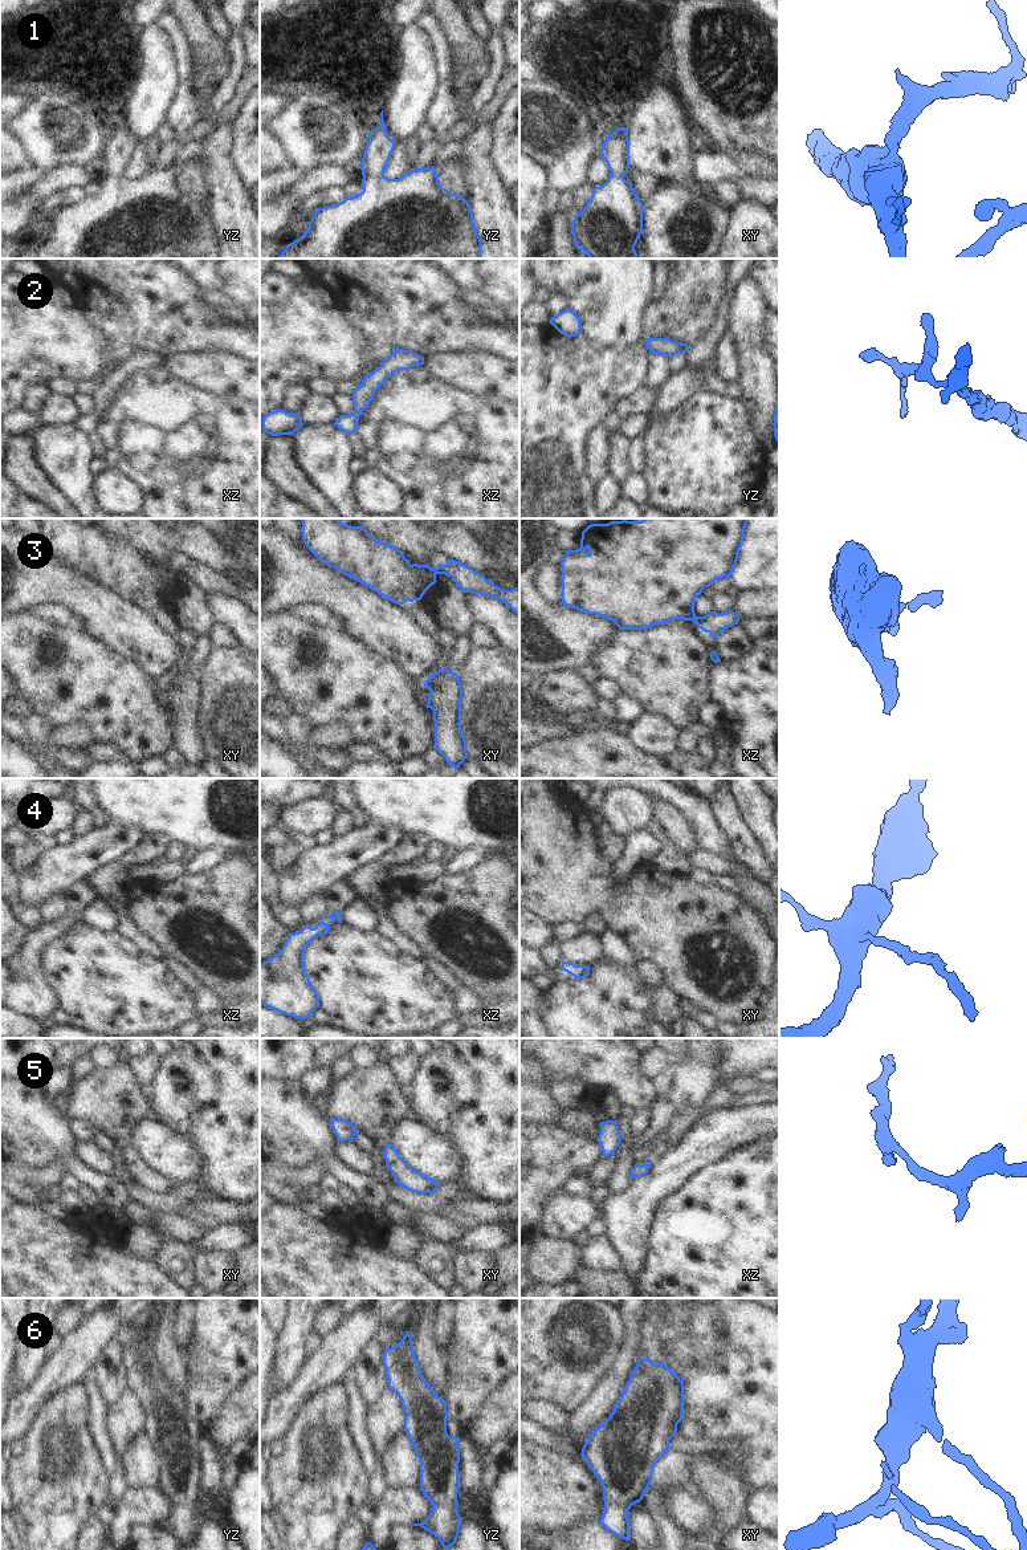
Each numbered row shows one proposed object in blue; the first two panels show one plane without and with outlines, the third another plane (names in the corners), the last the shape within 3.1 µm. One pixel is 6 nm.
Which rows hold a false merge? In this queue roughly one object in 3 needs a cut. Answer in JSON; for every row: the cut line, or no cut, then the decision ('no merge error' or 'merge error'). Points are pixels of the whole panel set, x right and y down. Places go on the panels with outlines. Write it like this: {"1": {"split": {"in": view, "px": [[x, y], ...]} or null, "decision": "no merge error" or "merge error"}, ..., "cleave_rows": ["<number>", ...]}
{"1": {"split": null, "decision": "no merge error"}, "2": {"split": null, "decision": "no merge error"}, "3": {"split": {"in": "xy", "px": [[432, 569], [435, 574]]}, "decision": "merge error"}, "4": {"split": null, "decision": "no merge error"}, "5": {"split": null, "decision": "no merge error"}, "6": {"split": null, "decision": "no merge error"}, "cleave_rows": ["3"]}

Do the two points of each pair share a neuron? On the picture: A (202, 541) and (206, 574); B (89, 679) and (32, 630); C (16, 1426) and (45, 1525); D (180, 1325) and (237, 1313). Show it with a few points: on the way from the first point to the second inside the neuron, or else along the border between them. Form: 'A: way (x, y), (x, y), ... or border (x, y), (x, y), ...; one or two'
A: border (180, 553), (211, 566), (224, 576); two
B: way (72, 662), (66, 643), (49, 631); one
C: border (40, 1412), (24, 1439); two
D: border (191, 1311), (195, 1319), (195, 1345), (192, 1353); two

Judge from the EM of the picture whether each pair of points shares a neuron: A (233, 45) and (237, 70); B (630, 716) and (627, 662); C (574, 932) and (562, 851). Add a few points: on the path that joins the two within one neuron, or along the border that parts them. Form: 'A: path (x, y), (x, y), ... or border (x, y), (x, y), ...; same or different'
A: path (236, 52), (237, 64); same
B: border (623, 692), (646, 711); different
C: border (582, 926), (563, 923), (557, 928); different

